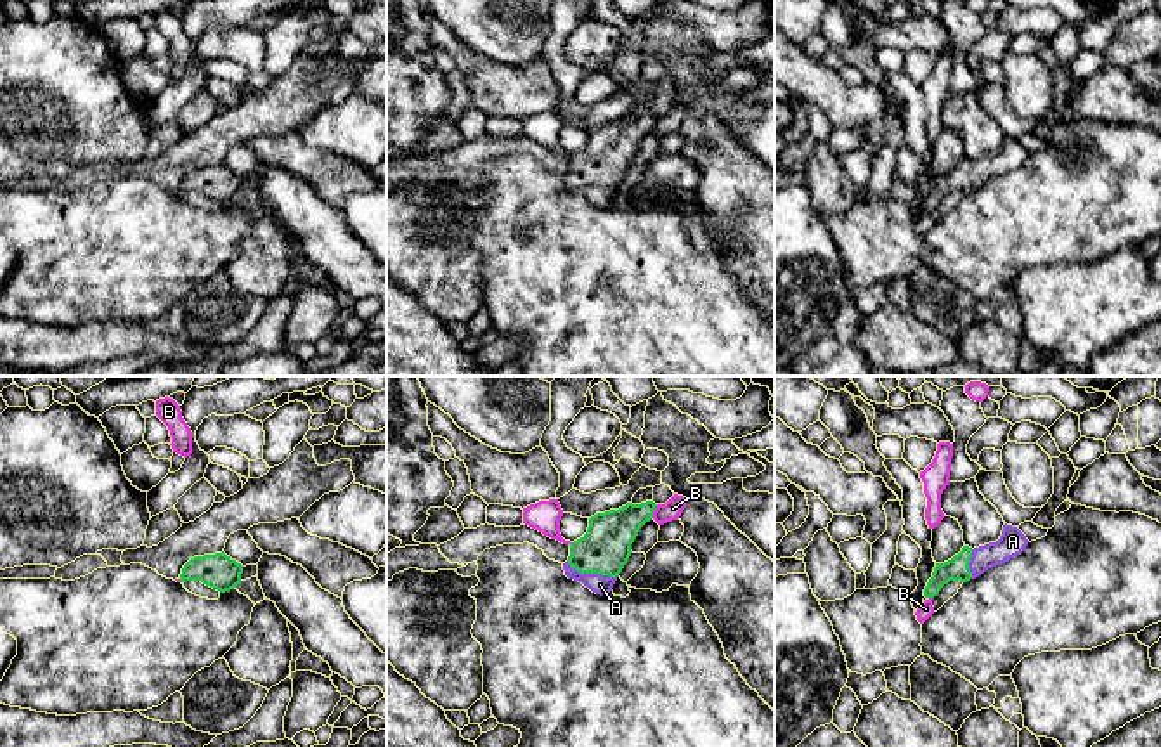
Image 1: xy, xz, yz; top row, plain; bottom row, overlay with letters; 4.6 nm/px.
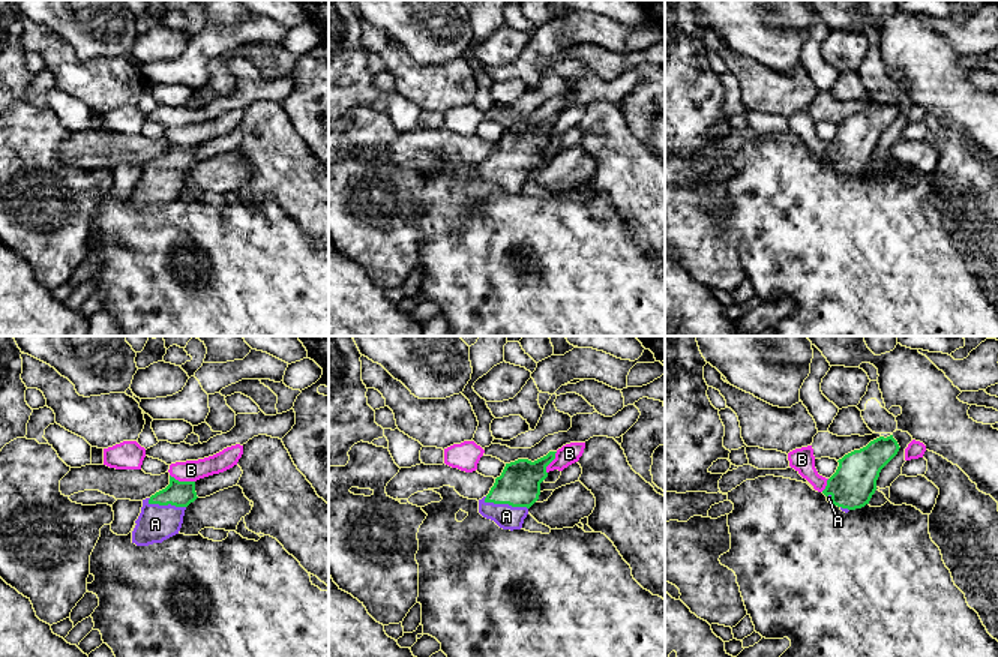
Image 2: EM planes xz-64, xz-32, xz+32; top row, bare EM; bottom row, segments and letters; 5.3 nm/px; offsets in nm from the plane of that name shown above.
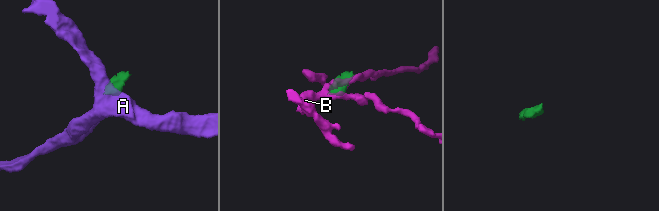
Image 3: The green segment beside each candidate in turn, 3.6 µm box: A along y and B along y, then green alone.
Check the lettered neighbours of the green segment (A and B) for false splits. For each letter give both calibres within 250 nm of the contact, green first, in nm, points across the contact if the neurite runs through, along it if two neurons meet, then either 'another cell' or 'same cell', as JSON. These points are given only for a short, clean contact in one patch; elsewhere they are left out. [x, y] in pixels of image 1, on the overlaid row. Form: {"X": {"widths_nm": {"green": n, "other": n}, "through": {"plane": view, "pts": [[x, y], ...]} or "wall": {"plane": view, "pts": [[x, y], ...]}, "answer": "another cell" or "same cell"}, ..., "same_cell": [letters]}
{"A": {"widths_nm": {"green": 240, "other": 90}, "through": {"plane": "xz", "pts": [[605, 548], [591, 572], [600, 584]]}, "answer": "same cell"}, "B": {"widths_nm": {"green": 220, "other": 90}, "wall": {"plane": "xz", "pts": [[657, 505], [650, 517]]}, "answer": "another cell"}, "same_cell": ["A"]}

